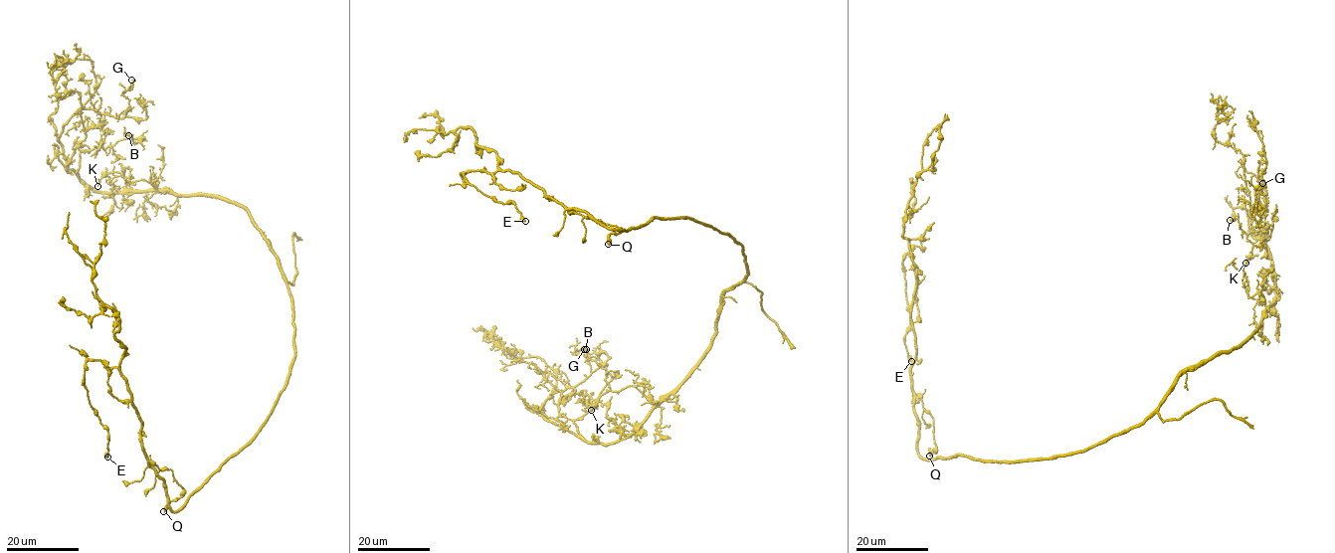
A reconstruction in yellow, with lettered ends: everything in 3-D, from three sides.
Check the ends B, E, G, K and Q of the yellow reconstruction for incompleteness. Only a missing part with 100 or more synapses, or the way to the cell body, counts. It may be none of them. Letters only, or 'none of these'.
none of these

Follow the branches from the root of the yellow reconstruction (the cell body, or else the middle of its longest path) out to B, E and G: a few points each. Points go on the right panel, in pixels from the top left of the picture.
B: (1070, 455), (1139, 426), (1186, 371), (1257, 327), (1276, 294), (1269, 236), (1254, 246), (1230, 220)
E: (1070, 455), (1012, 461), (919, 455), (910, 371), (917, 278), (908, 253), (902, 271), (911, 361)
G: (1070, 455), (1139, 426), (1186, 371), (1257, 327), (1276, 294), (1264, 187), (1252, 208), (1262, 183)

